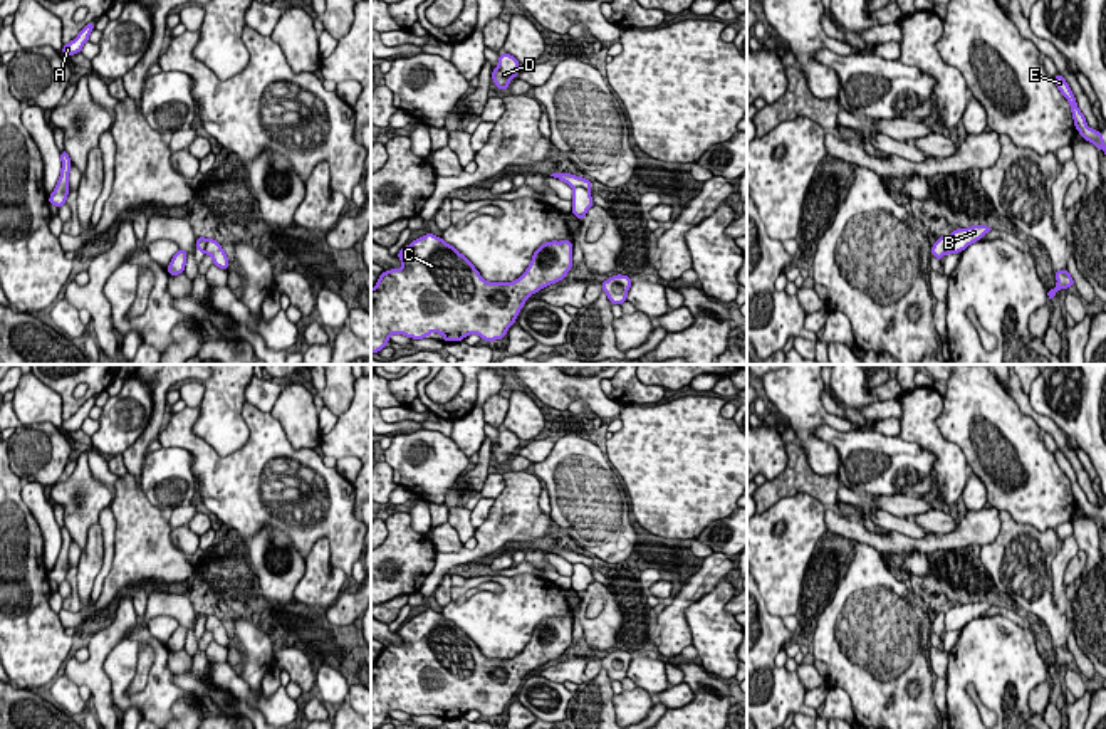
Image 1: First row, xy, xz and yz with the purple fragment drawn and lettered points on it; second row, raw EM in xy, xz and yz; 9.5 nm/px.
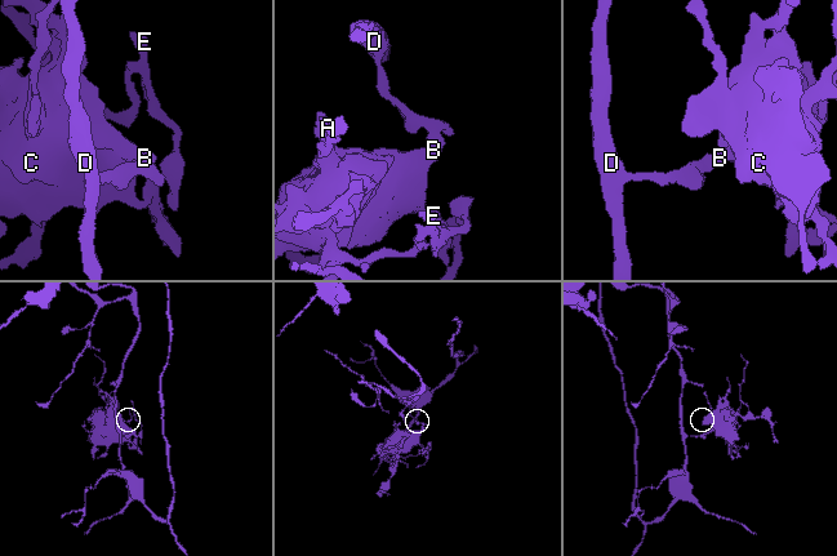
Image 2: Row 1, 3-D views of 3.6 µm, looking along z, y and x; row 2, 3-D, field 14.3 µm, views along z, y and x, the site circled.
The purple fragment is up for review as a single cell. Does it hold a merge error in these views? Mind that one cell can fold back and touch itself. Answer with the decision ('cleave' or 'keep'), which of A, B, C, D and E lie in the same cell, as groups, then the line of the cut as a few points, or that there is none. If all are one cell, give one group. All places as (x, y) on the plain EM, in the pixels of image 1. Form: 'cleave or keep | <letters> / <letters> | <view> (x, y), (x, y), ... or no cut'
cleave | A B C E / D | yz (944, 613), (945, 629)

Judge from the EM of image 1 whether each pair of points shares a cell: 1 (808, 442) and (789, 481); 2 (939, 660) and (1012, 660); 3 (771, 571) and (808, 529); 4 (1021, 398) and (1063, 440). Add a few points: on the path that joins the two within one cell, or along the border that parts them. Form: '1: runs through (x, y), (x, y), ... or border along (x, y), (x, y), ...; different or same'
1: border along (796, 442), (816, 472), (836, 474); different
2: border along (949, 652), (947, 701); different
3: runs through (779, 561), (798, 540); same
4: runs through (1029, 410), (1051, 429); same

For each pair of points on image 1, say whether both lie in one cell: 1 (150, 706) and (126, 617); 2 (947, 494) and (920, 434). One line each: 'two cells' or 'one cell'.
1: two cells
2: one cell

